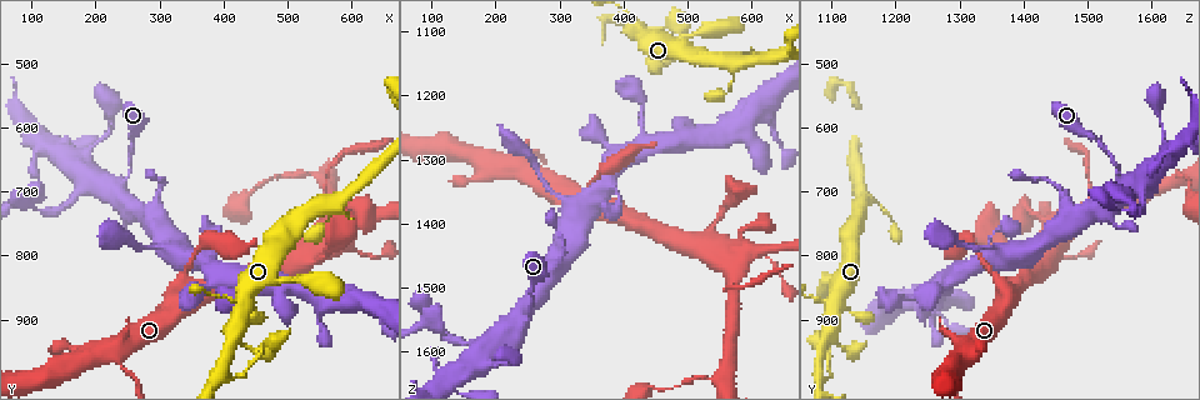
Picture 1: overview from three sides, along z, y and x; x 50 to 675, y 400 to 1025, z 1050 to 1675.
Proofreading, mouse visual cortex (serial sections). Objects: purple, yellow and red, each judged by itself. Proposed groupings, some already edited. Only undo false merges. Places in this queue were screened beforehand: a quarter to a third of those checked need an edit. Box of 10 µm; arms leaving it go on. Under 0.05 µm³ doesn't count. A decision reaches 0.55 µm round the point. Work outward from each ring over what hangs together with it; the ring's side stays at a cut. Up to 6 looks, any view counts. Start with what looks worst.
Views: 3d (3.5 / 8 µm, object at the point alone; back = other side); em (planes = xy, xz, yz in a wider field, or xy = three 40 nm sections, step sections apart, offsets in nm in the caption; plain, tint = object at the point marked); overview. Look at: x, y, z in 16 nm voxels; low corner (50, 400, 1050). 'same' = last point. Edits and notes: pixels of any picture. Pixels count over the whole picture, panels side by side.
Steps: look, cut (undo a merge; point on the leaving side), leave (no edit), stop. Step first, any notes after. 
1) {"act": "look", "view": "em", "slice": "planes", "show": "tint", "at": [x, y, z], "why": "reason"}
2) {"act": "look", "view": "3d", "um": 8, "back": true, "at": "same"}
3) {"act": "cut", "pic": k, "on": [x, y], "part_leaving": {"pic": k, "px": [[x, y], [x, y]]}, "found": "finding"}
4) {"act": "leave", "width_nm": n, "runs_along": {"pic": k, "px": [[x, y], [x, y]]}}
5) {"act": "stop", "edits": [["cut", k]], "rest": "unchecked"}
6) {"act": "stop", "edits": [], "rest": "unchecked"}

{"act": "look", "view": "3d", "um": 8, "at": [230, 960, 1305], "why": "small branch off a trunk"}

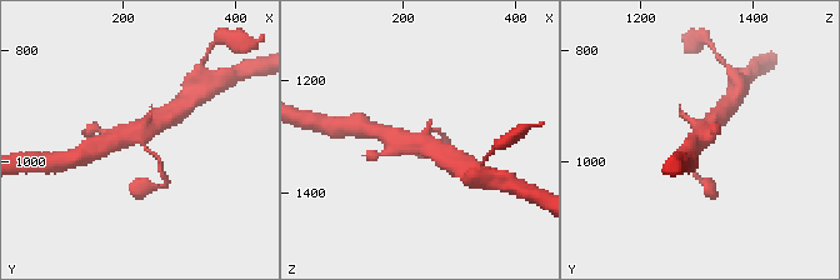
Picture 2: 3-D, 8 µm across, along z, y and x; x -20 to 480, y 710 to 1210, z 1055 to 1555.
{"act": "look", "view": "3d", "um": 3.5, "at": "same"}

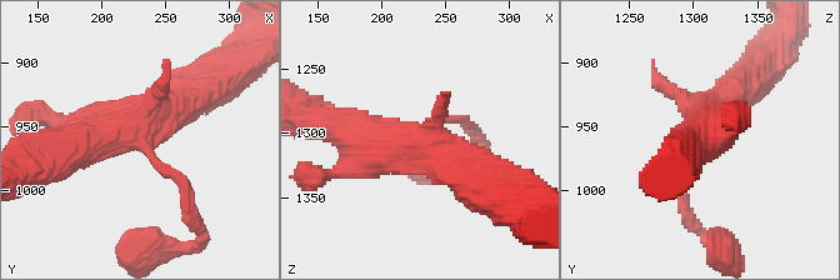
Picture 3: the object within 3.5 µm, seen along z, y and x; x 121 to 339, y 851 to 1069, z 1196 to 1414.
{"act": "look", "view": "em", "slice": "xy", "step": 2, "show": "tint", "at": [232, 962, 1300], "why": "now the EM"}

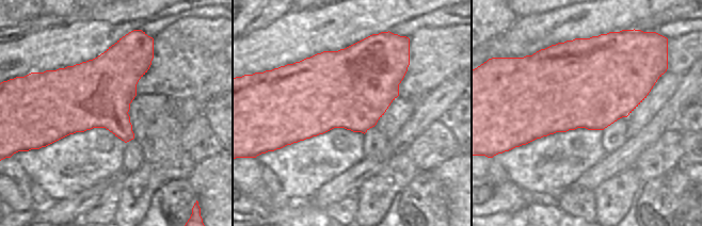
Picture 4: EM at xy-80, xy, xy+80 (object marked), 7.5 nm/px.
{"act": "leave", "runs_along": {"pic": 3, "px": [[169, 108], [34, 161]]}, "found": "continuous, no second cell"}

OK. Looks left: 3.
{"act": "look", "view": "3d", "um": 3.5, "at": [235, 695, 1555], "why": "calibre changes"}

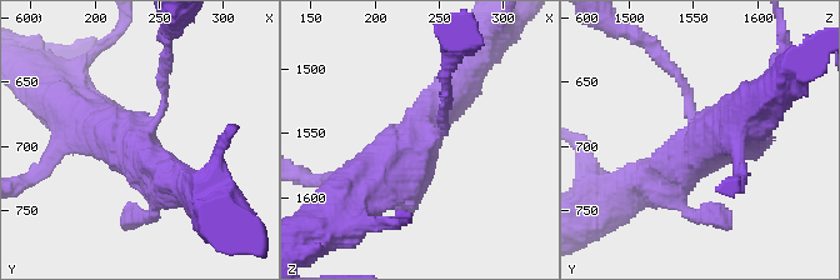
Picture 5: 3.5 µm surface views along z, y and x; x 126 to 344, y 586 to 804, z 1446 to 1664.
{"act": "look", "view": "em", "slice": "planes", "show": "tint", "at": [234, 696, 1556], "arms": 4, "arm_widths_nm": [100, 250, 450, 600], "why": "now the EM"}

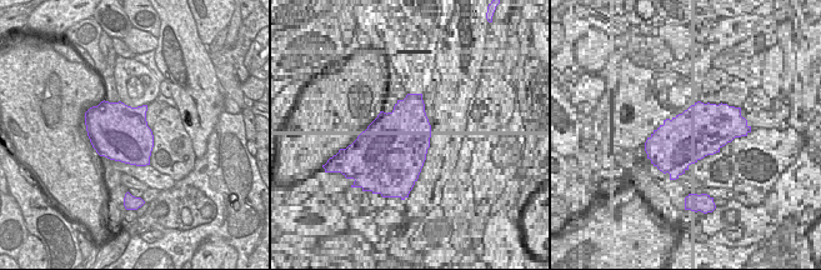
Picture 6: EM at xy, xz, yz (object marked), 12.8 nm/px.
{"act": "leave", "runs_along": {"pic": 5, "px": [[165, 68], [161, 114], [139, 155], [181, 183]]}, "found": "continuous, no second cell"}

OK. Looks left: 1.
{"act": "look", "view": "3d", "um": 3.5, "at": [95, 720, 1535]}

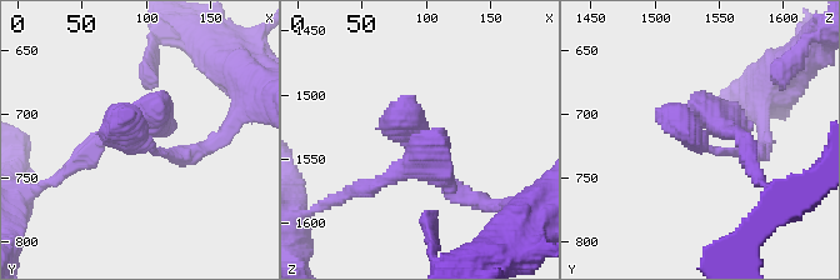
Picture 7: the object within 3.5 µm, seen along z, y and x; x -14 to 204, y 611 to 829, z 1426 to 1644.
{"act": "leave", "runs_along": {"pic": 7, "px": [[471, 199], [421, 141], [371, 186]]}, "found": "continuous, no second cell"}

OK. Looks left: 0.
{"act": "stop", "edits": [], "rest": "unchecked"}

